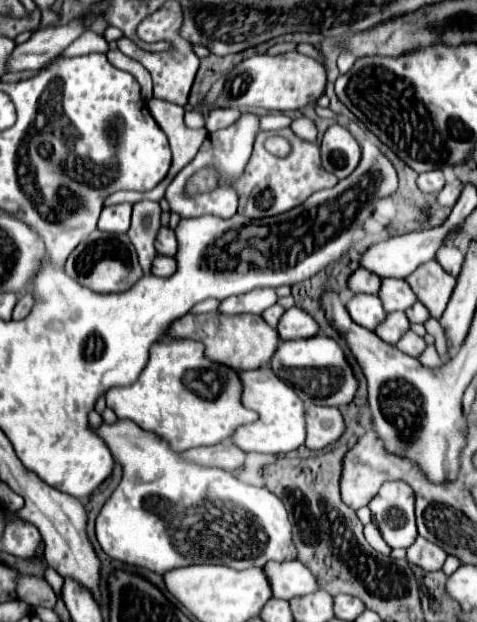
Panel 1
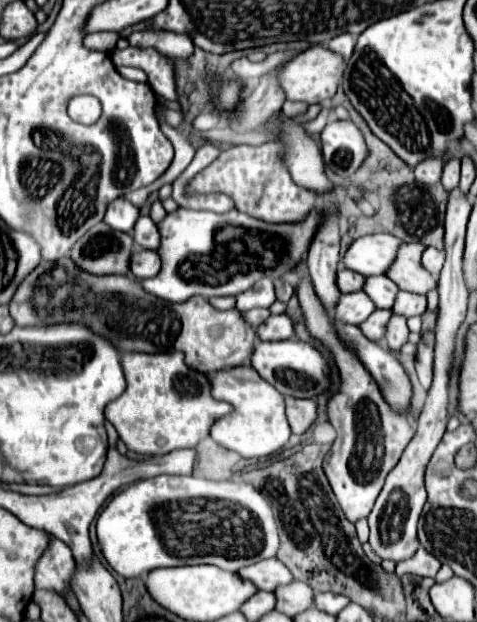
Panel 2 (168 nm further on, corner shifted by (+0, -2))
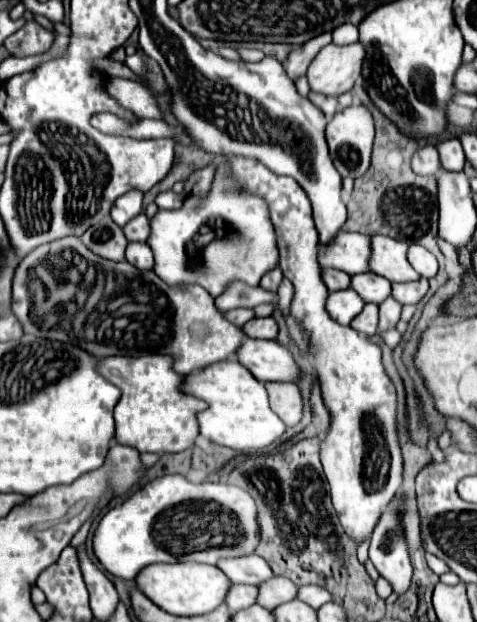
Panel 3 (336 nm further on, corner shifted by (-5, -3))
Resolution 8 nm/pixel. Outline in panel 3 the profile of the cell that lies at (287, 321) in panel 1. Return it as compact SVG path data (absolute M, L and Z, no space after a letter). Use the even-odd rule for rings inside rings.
M252 318L248 320L248 324L242 326L242 332L248 338L266 338L266 340L274 340L278 334L278 326L272 318Z

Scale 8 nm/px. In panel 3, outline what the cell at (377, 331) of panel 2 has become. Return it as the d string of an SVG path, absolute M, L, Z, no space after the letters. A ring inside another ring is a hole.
M364 304L364 312L356 316L350 324L356 332L362 332L366 336L374 336L378 332L378 306L376 304Z

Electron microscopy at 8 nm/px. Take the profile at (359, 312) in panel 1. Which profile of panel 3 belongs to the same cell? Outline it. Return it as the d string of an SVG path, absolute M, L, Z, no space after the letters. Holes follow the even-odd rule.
M346 288L344 292L330 292L326 300L326 312L342 326L348 326L362 308L364 300L352 288Z

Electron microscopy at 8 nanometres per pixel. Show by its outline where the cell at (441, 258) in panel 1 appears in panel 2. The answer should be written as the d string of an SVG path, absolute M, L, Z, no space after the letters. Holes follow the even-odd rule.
M427 247L421 261L423 261L423 267L425 267L427 271L431 271L433 277L439 277L439 271L441 271L441 267L443 267L443 259L445 259L443 251L439 251L439 249L435 249L435 247Z

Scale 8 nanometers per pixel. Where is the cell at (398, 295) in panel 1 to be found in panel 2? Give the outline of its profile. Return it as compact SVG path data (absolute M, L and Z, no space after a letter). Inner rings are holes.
M379 275L369 277L363 291L371 297L377 309L391 309L395 303L395 295L399 293L399 287L391 279L387 279L387 275Z

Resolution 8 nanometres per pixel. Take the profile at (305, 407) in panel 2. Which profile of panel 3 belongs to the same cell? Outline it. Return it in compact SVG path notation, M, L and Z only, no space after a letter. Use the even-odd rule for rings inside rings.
M268 382L264 386L270 398L270 408L280 416L280 420L286 426L298 424L302 418L302 398L296 384Z

